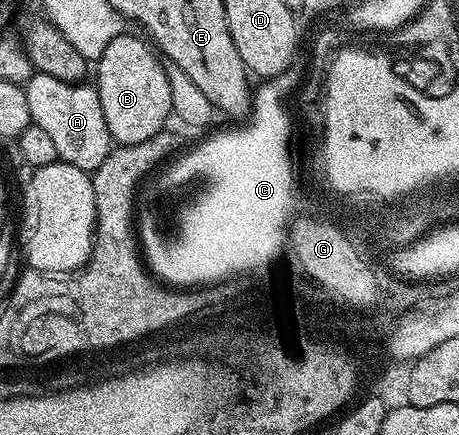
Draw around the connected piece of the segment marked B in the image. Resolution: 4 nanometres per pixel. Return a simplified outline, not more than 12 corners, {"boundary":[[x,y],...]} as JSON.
{"boundary":[[143,36],[110,39],[94,84],[116,145],[173,116],[165,62]]}

